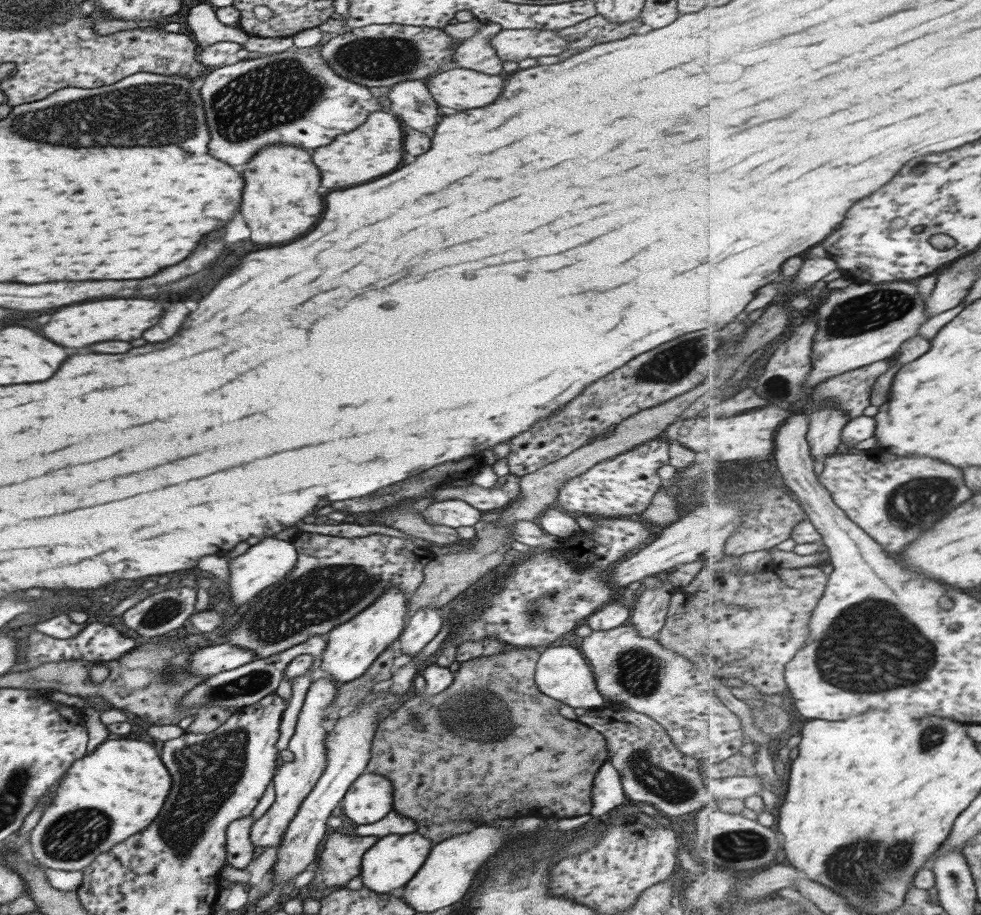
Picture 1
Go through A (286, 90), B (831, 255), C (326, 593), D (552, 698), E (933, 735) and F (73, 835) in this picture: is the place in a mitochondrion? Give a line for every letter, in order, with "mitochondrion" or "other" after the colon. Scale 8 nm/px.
A: mitochondrion
B: other
C: mitochondrion
D: other
E: mitochondrion
F: mitochondrion

